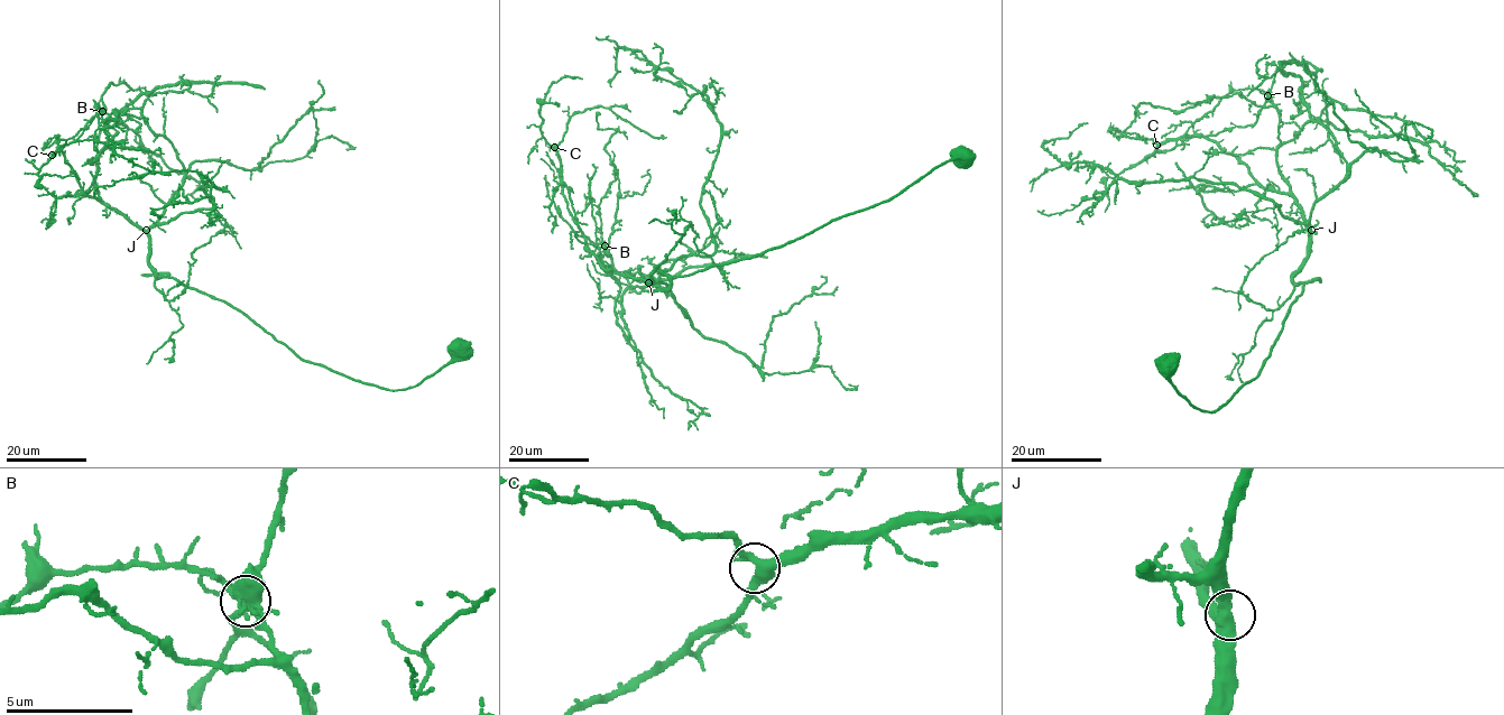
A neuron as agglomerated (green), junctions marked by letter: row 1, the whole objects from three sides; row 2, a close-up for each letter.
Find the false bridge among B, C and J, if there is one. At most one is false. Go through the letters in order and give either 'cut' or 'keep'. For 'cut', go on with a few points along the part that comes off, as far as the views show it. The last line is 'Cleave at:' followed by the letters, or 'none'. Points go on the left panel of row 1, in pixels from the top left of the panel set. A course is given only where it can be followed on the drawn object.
B: cut; foreign part runs (102, 111), (103, 92), (111, 82), (139, 90), (120, 111), (119, 123), (134, 130), (141, 149), (162, 169)
C: keep
J: keep
Cleave at: B

